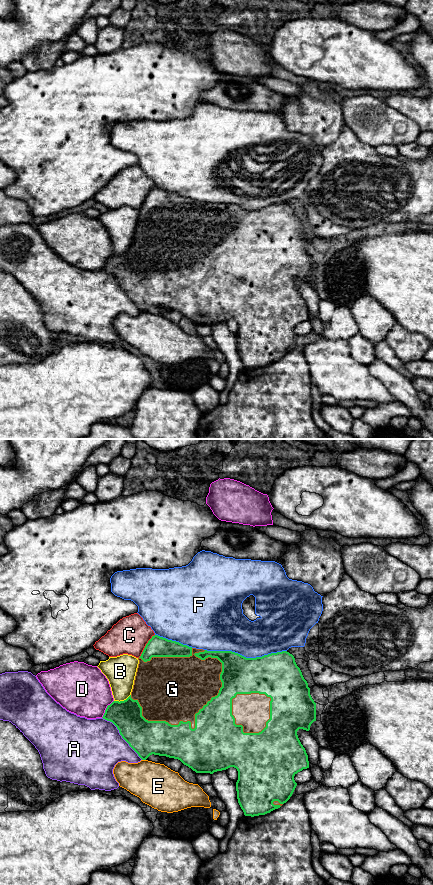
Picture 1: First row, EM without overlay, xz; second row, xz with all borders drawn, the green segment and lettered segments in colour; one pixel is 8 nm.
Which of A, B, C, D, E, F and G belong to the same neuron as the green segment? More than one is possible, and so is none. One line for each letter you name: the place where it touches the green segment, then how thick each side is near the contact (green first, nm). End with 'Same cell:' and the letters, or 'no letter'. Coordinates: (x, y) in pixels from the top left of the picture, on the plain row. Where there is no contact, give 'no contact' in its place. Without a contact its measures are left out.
G: xz (190, 276) | 420/400 nm
Same cell: G

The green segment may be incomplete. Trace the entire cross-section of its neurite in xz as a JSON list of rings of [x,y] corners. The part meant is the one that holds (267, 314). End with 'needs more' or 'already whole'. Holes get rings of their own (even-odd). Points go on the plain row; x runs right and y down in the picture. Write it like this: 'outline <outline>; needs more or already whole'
outline [[[154,187],[146,196],[138,212],[139,216],[131,247],[124,253],[113,253],[107,258],[102,270],[112,274],[117,279],[122,290],[142,312],[146,312],[152,306],[166,308],[180,312],[196,325],[213,326],[214,324],[226,322],[230,319],[236,320],[238,323],[238,332],[236,334],[237,351],[245,368],[265,367],[280,360],[290,351],[297,338],[294,328],[303,321],[309,320],[308,307],[298,290],[297,283],[299,281],[309,283],[311,276],[316,273],[316,255],[310,247],[308,235],[304,231],[292,206],[282,203],[262,209],[246,210],[232,203],[196,201]]]; needs more

